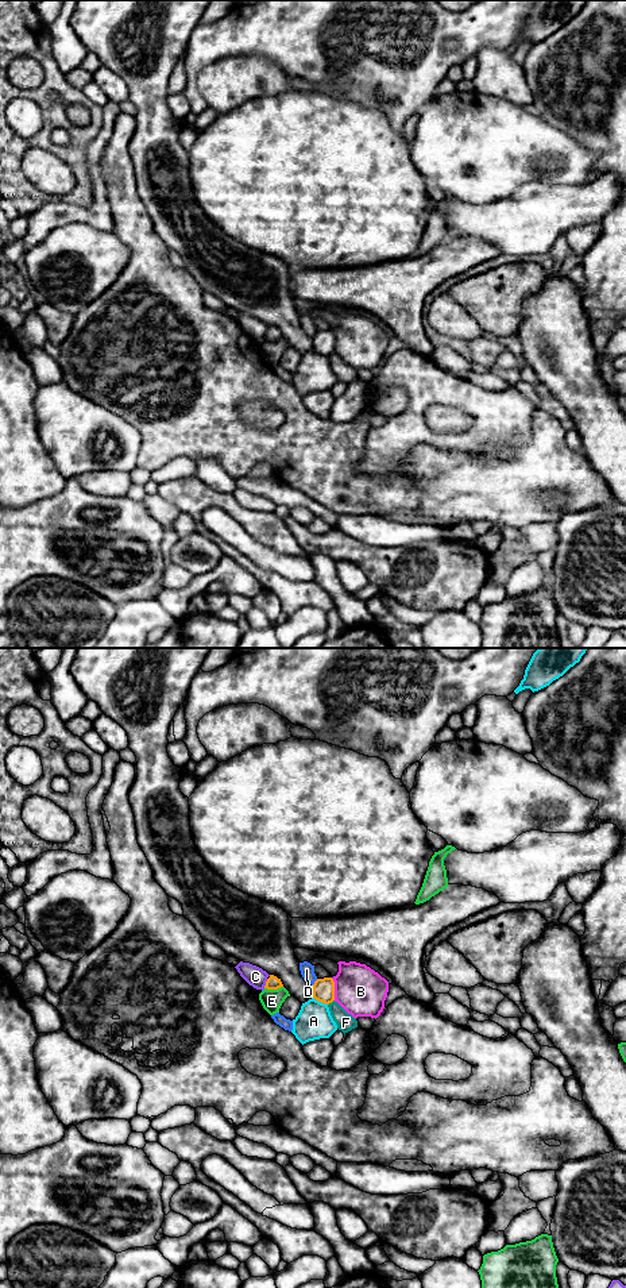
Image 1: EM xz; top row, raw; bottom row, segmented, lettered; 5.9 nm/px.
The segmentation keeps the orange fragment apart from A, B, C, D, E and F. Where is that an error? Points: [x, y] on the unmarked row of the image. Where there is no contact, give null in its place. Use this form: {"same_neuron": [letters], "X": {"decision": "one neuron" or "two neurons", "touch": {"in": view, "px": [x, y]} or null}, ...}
{"same_neuron": [], "A": {"decision": "two neurons", "touch": {"in": "xz", "px": [320, 353]}}, "B": {"decision": "two neurons", "touch": {"in": "xz", "px": [333, 340]}}, "C": {"decision": "two neurons", "touch": {"in": "xz", "px": [266, 335]}}, "D": {"decision": "two neurons", "touch": {"in": "xz", "px": [315, 334]}}, "E": {"decision": "two neurons", "touch": {"in": "xz", "px": [273, 340]}}, "F": {"decision": "two neurons", "touch": {"in": "xz", "px": [331, 354]}}}

